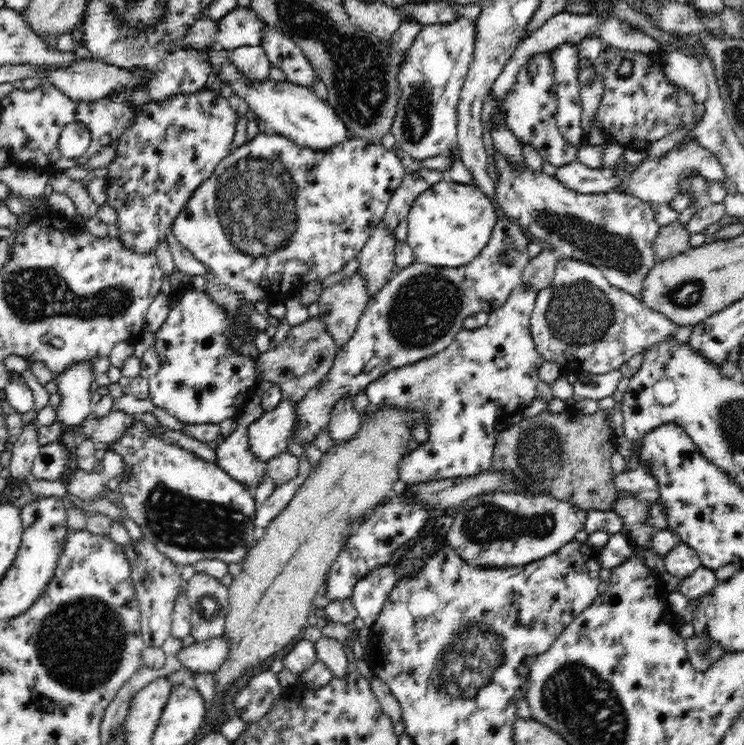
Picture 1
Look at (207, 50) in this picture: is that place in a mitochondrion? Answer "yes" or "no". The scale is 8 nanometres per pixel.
no

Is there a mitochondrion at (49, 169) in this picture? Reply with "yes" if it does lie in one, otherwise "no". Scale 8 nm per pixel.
no

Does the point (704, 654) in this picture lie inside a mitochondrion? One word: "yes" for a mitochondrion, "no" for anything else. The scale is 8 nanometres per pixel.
yes

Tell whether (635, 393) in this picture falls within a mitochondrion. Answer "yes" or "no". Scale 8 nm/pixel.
no

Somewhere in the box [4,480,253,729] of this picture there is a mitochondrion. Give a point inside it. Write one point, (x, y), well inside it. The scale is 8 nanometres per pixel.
(81, 645)

